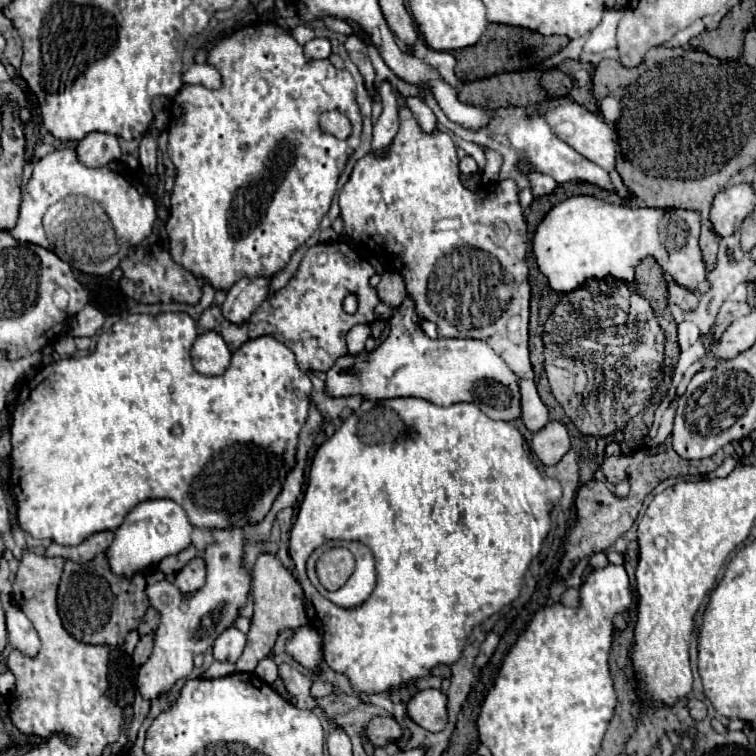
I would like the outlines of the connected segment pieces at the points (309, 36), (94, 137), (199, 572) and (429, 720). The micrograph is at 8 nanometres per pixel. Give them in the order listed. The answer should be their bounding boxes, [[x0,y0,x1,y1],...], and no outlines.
[[291,24,315,44],[77,132,121,168],[175,556,207,596],[407,690,447,732]]

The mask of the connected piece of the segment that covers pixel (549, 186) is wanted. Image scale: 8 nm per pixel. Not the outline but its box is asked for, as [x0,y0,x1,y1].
[527,168,557,196]

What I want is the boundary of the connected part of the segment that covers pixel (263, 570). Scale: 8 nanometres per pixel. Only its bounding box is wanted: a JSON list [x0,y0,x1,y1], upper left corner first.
[235,554,307,672]

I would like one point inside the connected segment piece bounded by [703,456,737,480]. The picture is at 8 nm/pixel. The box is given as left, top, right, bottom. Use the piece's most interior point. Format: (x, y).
(726, 468)

